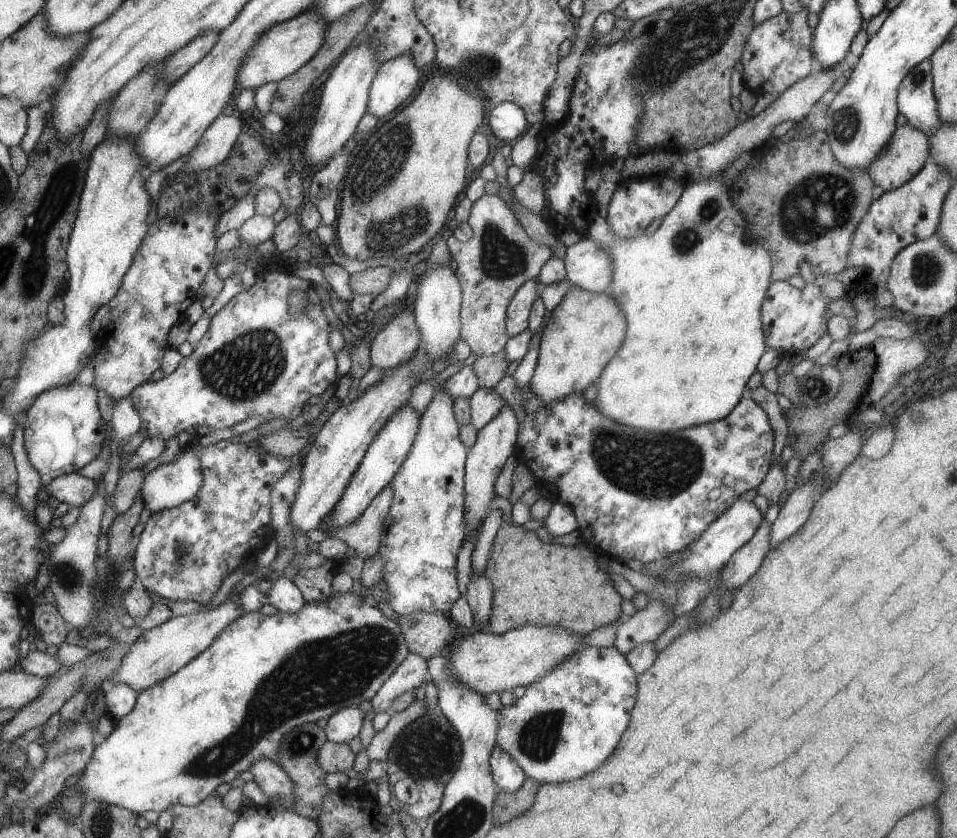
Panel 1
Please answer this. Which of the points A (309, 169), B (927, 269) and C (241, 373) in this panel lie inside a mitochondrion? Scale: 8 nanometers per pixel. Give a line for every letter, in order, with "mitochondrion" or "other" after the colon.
A: other
B: mitochondrion
C: mitochondrion

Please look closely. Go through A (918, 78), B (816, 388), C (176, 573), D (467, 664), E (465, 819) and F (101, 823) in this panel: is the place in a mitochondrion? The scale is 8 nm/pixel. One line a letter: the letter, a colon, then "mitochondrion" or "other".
A: mitochondrion
B: mitochondrion
C: mitochondrion
D: other
E: mitochondrion
F: mitochondrion

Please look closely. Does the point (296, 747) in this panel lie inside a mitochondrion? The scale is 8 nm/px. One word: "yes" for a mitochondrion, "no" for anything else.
yes

